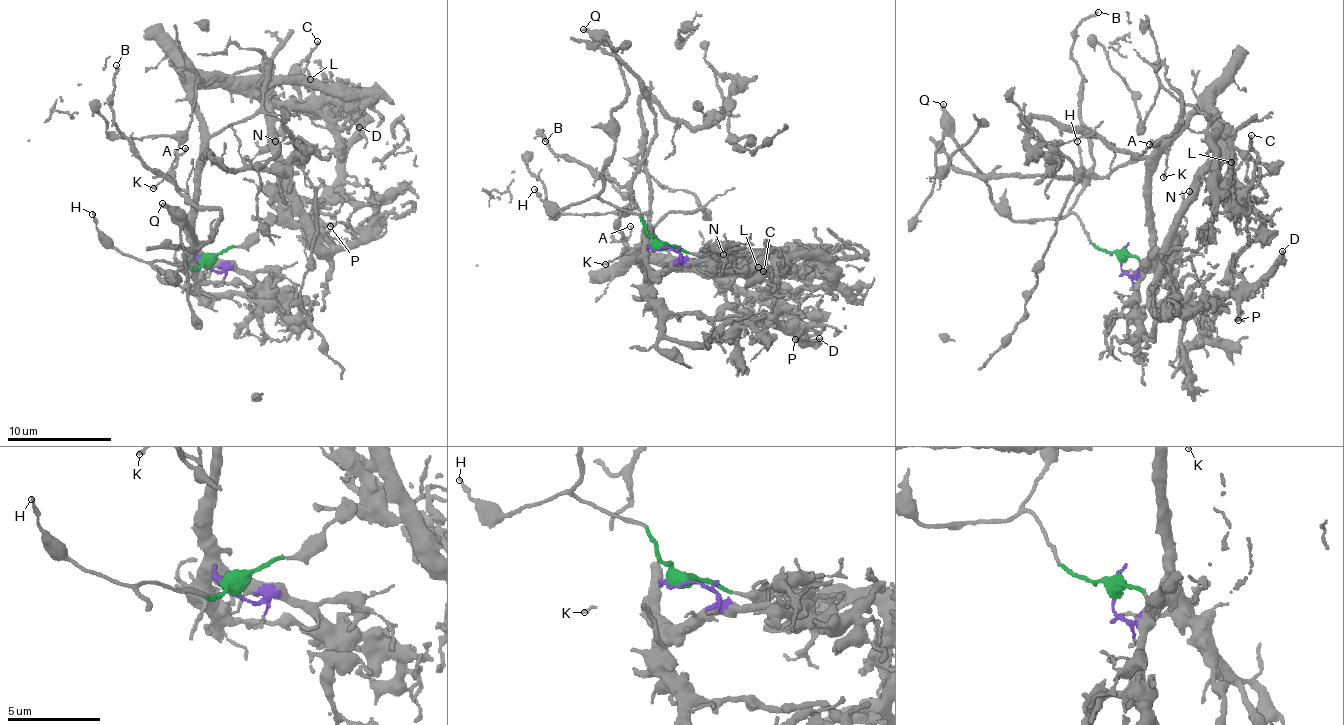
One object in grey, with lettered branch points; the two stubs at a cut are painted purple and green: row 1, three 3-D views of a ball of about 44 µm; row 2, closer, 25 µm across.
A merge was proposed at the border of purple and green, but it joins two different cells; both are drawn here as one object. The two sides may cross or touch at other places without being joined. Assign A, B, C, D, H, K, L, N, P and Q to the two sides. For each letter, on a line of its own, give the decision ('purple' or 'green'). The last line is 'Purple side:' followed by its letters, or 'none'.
A: green
B: green
C: purple
D: purple
H: green
K: green
L: purple
N: purple
P: purple
Q: green
Purple side: C, D, L, N, P

